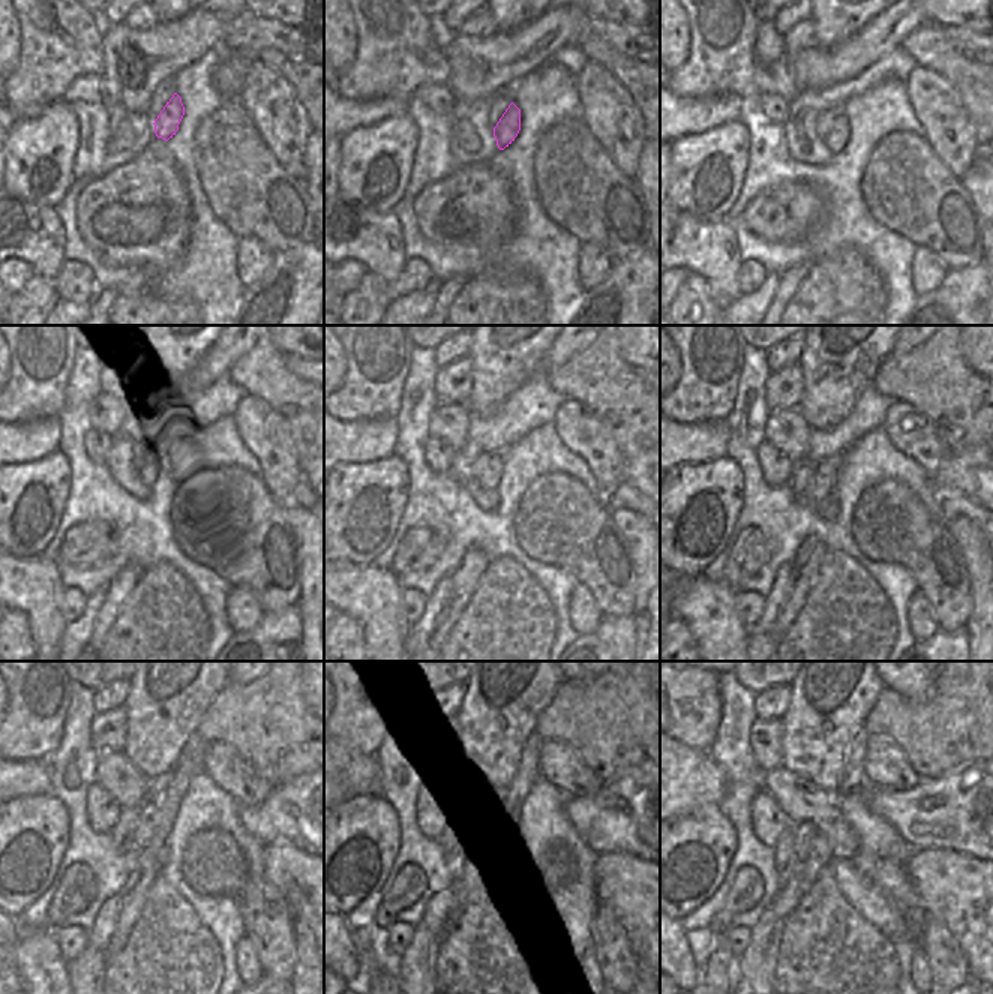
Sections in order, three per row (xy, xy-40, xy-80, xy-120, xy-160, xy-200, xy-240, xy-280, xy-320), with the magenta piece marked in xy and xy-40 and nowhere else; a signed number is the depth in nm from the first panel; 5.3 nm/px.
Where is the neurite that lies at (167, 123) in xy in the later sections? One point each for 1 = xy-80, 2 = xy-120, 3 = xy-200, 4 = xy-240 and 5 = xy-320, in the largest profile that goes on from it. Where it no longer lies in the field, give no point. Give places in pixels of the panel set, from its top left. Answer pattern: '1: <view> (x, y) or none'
1: xy-80 (836, 140)
2: xy-120 (155, 480)
3: xy-200 (824, 483)
4: xy-240 (150, 811)
5: xy-320 (804, 835)

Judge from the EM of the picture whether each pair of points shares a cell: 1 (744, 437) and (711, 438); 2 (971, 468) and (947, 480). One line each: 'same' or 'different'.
1: different
2: same

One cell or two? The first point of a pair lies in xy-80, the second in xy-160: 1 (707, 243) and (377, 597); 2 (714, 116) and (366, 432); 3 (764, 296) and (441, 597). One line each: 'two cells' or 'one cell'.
1: one cell
2: one cell
3: one cell

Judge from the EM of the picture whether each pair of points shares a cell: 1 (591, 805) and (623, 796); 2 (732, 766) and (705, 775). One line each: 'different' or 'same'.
1: same
2: different

